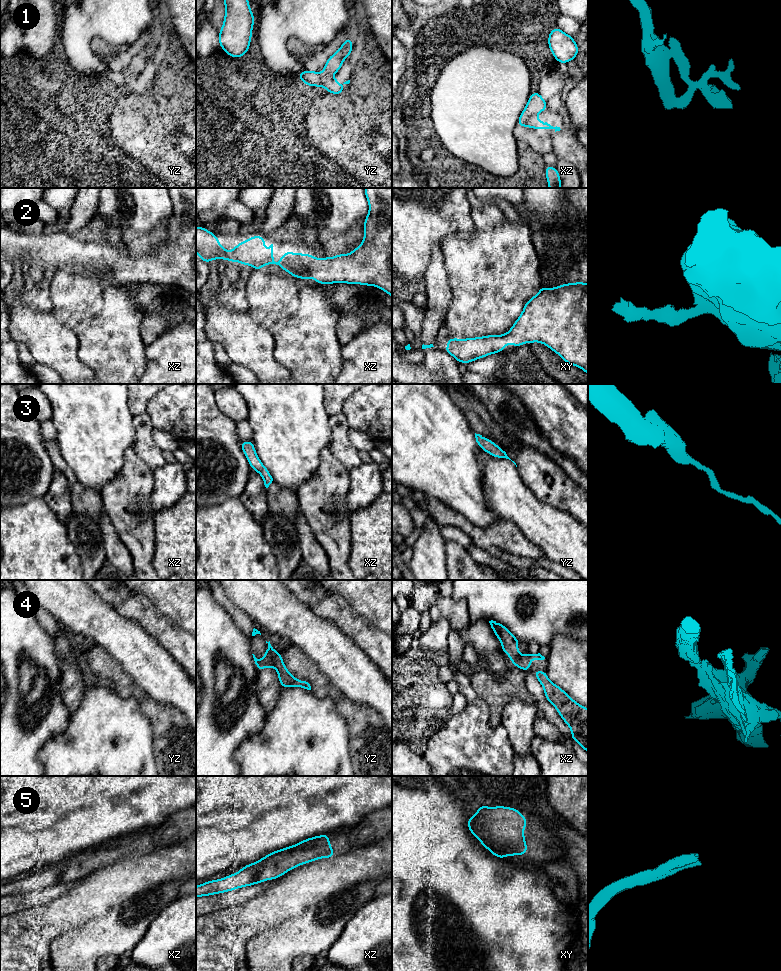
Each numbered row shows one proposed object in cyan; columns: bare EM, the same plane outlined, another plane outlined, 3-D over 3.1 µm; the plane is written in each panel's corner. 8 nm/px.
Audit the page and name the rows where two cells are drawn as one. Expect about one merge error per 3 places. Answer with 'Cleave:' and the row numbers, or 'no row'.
Cleave: 1, 4

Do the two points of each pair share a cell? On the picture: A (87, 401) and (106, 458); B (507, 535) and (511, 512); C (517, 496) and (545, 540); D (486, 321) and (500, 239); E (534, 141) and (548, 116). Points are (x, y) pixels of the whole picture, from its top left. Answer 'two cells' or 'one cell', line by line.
A: one cell
B: two cells
C: one cell
D: one cell
E: one cell

